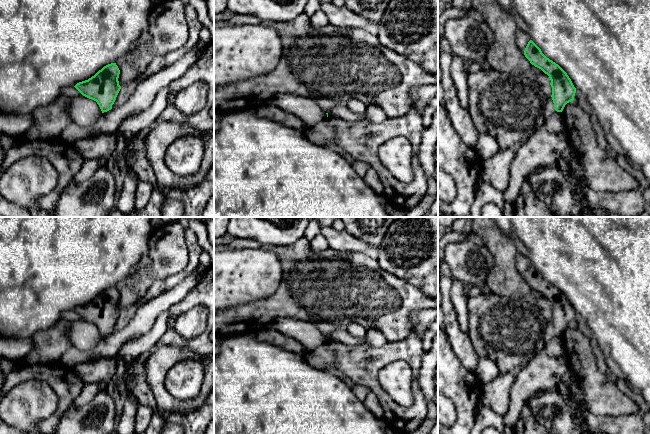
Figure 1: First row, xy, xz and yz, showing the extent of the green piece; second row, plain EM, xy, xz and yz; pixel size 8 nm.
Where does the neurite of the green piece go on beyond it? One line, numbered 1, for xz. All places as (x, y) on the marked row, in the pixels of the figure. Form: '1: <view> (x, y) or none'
1: none

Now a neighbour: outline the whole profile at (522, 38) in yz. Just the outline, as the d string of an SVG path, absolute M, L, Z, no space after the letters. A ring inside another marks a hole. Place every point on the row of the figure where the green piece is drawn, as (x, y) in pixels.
M517 29L515 38L518 48L524 52L528 42L530 41L529 35L521 29Z

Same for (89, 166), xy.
M84 158L84 162L79 172L74 176L73 181L80 183L89 179L100 166L100 162L96 159Z

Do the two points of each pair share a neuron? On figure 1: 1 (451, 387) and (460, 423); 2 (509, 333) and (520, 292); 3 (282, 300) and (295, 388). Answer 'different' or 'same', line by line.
1: same
2: different
3: different

